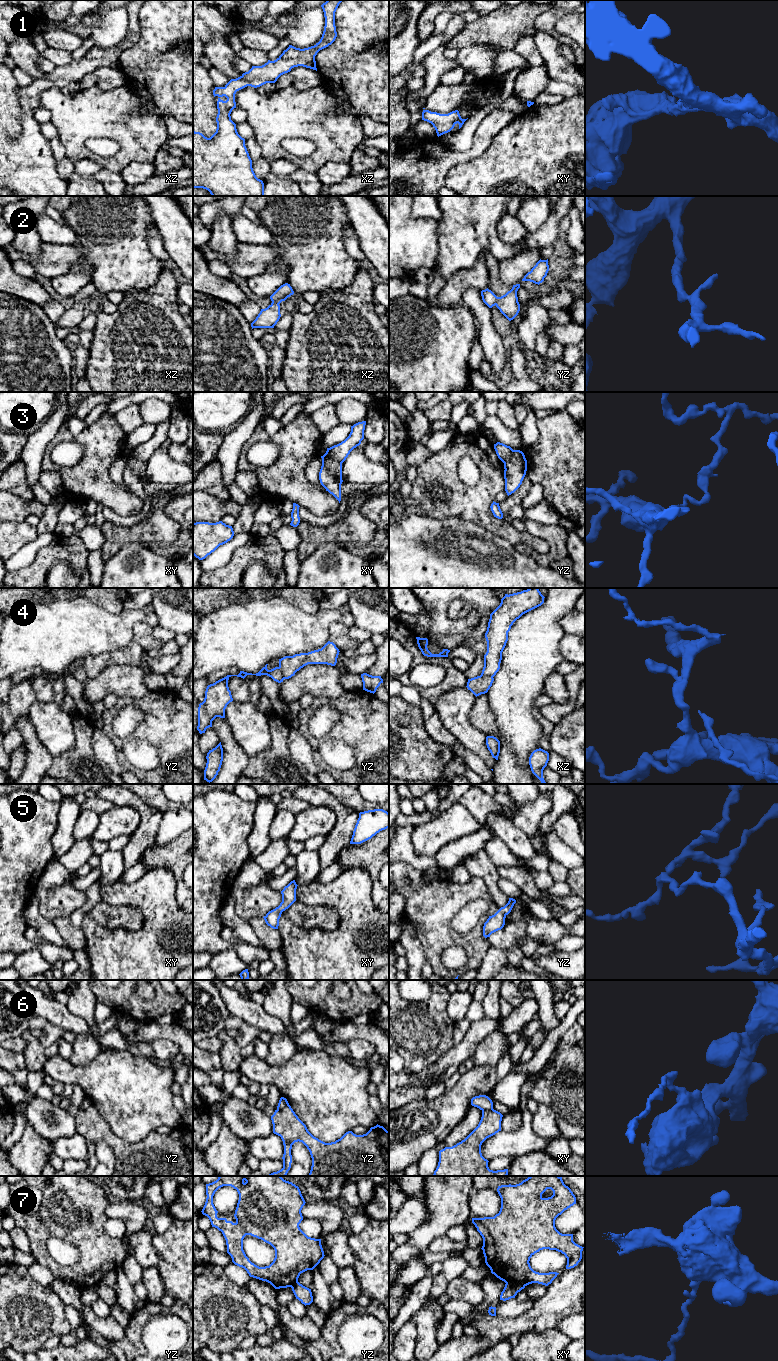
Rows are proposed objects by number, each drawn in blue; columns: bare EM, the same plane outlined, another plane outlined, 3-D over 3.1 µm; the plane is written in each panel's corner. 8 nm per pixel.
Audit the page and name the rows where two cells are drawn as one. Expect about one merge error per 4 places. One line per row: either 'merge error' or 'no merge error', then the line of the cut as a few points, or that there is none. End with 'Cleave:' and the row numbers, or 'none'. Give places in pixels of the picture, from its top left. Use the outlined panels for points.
1: no merge error; no cut
2: no merge error; no cut
3: merge error; cut in xy along (326, 452), (331, 457), (342, 462)
4: merge error; cut in yz along (279, 666), (284, 678)
5: no merge error; no cut
6: merge error; cut in yz along (288, 1103), (282, 1108), (277, 1109)
7: merge error; cut in xy along (506, 1283), (521, 1283), (524, 1286)
Cleave: 3, 4, 6, 7

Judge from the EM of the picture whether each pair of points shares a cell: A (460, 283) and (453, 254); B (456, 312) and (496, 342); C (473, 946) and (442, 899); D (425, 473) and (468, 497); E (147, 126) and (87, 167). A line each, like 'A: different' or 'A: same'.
A: different
B: different
C: same
D: same
E: different

